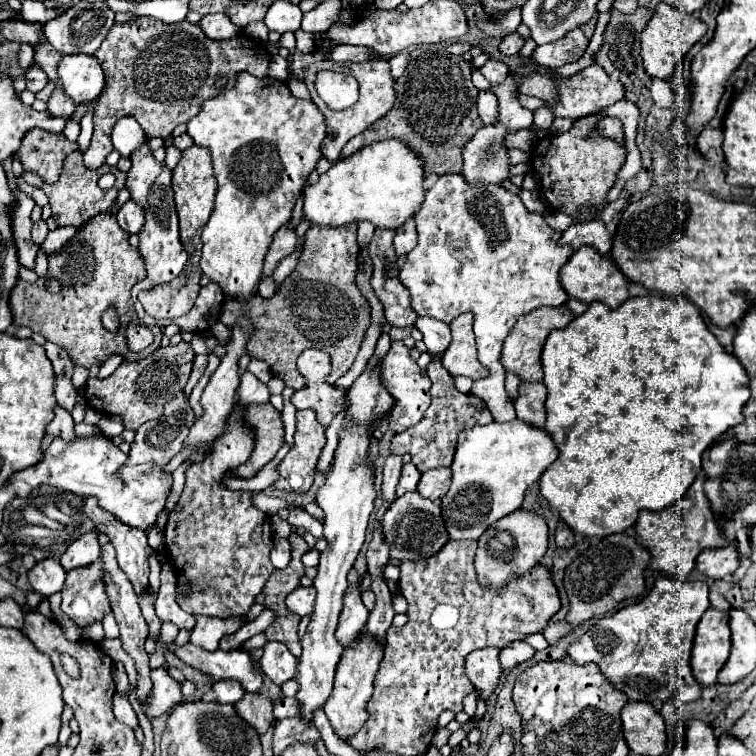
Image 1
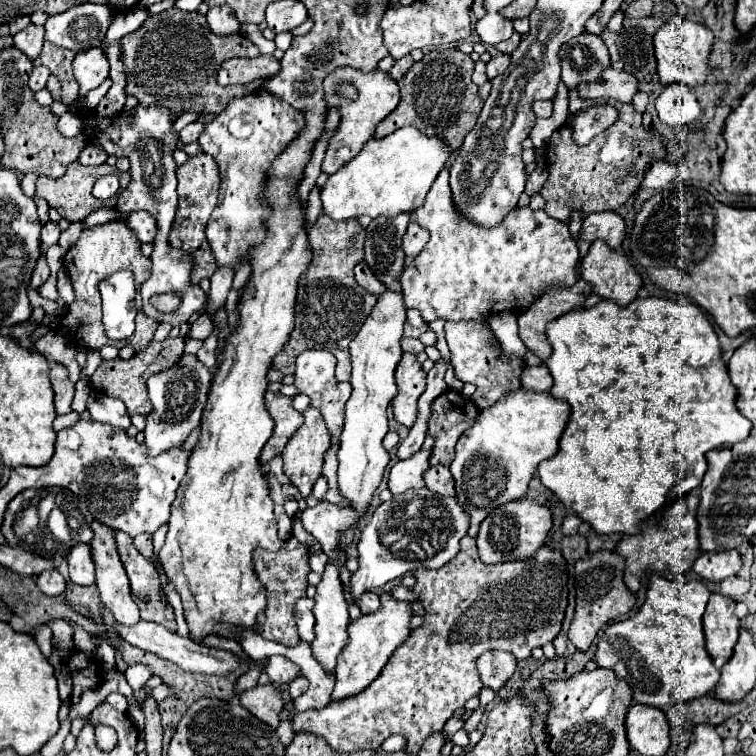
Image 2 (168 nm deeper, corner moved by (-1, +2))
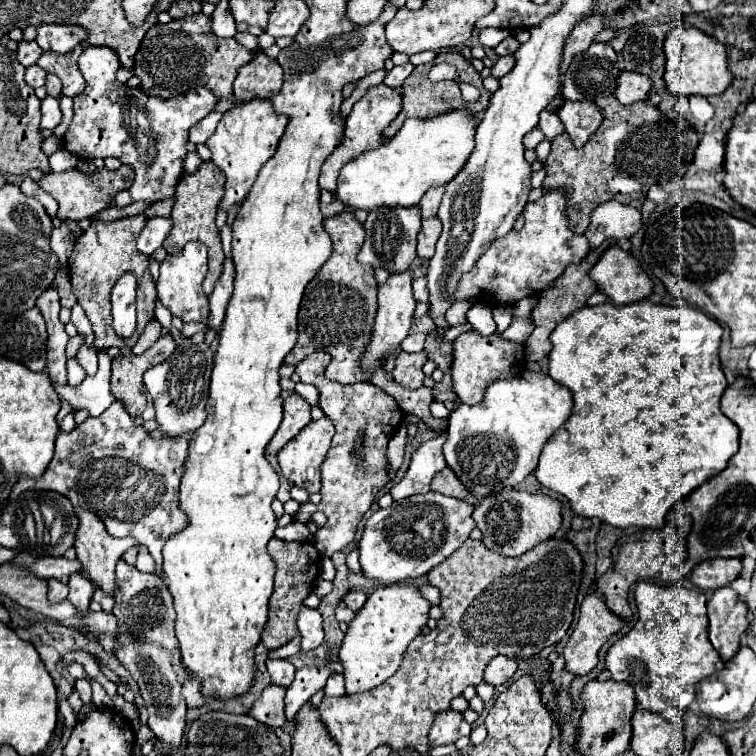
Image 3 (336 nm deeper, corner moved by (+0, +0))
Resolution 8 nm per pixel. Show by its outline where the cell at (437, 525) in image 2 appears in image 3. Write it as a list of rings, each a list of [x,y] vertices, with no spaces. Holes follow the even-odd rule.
[[[428,491],[426,495],[412,495],[410,499],[394,501],[390,507],[374,511],[366,521],[364,535],[358,543],[364,577],[380,585],[392,585],[426,575],[458,551],[468,539],[470,531],[476,527],[472,511],[474,507],[468,501],[434,491]]]

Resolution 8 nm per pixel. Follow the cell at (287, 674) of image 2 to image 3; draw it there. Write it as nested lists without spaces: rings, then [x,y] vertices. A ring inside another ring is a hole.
[[[276,659],[276,661],[266,661],[266,665],[268,665],[268,673],[270,673],[274,685],[288,687],[288,685],[294,681],[294,671],[296,671],[296,667],[294,667],[290,661],[286,661],[286,659]]]

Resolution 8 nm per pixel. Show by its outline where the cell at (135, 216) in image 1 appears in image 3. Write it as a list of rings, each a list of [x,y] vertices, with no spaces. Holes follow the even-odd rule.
[[[152,217],[146,221],[140,237],[138,237],[138,251],[152,255],[166,239],[166,235],[172,229],[170,217]]]

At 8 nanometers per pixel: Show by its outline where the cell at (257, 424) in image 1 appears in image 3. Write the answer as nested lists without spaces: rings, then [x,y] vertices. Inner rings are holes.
[[[282,391],[284,399],[284,419],[266,447],[268,455],[276,455],[294,435],[300,433],[302,427],[310,423],[310,405],[296,391]]]

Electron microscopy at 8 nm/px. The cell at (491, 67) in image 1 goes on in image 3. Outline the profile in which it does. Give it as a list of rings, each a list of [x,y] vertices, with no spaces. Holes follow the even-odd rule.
[[[506,55],[506,57],[498,57],[498,61],[494,63],[494,67],[492,67],[492,77],[496,77],[496,79],[500,79],[500,77],[504,77],[512,67],[514,67],[514,57],[512,55]]]

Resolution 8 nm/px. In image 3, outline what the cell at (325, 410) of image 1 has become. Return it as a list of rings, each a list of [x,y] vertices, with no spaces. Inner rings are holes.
[[[316,351],[302,359],[296,365],[296,373],[300,375],[302,383],[310,383],[320,391],[320,409],[330,417],[336,427],[336,435],[332,439],[332,447],[320,467],[322,473],[322,501],[318,503],[318,511],[322,511],[328,521],[326,525],[314,535],[314,547],[320,555],[330,557],[332,553],[344,549],[352,543],[356,535],[356,527],[364,513],[370,509],[374,495],[388,483],[386,475],[386,445],[390,437],[396,433],[398,423],[402,419],[402,411],[398,403],[380,387],[372,383],[356,383],[356,385],[340,385],[330,381],[324,371],[330,363],[330,355],[324,351]],[[358,431],[366,433],[366,447],[364,447],[364,465],[354,465],[350,459],[354,439]]]

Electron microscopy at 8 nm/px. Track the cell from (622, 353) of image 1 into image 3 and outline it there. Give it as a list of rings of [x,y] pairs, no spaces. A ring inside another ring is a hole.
[[[610,301],[596,305],[596,307],[582,307],[580,311],[574,311],[568,315],[550,335],[550,341],[554,349],[548,355],[548,375],[568,387],[574,395],[574,411],[572,417],[564,423],[564,429],[548,441],[548,445],[542,449],[540,463],[536,467],[536,479],[556,491],[562,493],[576,515],[582,517],[598,517],[602,523],[608,523],[618,529],[626,527],[646,527],[646,529],[662,529],[666,524],[666,515],[672,507],[690,495],[700,483],[708,481],[708,477],[716,475],[716,471],[722,471],[728,465],[728,459],[738,451],[738,439],[740,429],[732,425],[732,421],[720,411],[720,397],[724,389],[728,387],[728,381],[720,369],[718,359],[718,347],[722,339],[722,327],[710,319],[706,313],[702,313],[696,307],[678,307],[678,305],[656,305],[650,301],[636,301],[628,303],[624,307],[616,307]]]

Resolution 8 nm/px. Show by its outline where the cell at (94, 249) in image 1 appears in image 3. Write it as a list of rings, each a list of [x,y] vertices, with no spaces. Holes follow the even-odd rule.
[[[134,215],[134,217],[124,217],[118,221],[110,223],[92,223],[76,241],[74,251],[68,259],[68,273],[70,273],[70,283],[72,283],[72,293],[76,295],[78,303],[86,311],[86,317],[92,323],[94,331],[94,347],[103,349],[112,347],[113,329],[111,316],[110,292],[124,271],[132,271],[138,277],[138,327],[136,335],[132,339],[124,339],[120,347],[132,347],[146,325],[154,321],[154,305],[156,305],[156,291],[154,291],[154,279],[148,269],[148,257],[136,249],[138,235],[146,223],[144,215]]]

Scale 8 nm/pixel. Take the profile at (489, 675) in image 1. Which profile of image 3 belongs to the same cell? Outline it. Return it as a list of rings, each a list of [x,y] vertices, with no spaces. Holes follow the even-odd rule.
[[[498,655],[494,657],[486,669],[484,669],[484,681],[498,687],[498,685],[504,685],[512,679],[512,675],[516,673],[516,661],[510,659],[510,657],[504,657],[504,655]]]

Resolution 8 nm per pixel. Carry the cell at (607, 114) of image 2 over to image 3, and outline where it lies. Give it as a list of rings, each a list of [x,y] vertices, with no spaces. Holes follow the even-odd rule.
[[[564,101],[556,113],[564,123],[574,147],[582,147],[604,121],[604,115],[594,101]]]

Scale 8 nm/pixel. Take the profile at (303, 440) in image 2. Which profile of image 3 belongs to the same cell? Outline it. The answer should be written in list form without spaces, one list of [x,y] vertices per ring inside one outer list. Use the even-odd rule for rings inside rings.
[[[322,417],[318,421],[310,421],[290,443],[286,443],[278,451],[278,465],[288,483],[306,489],[310,495],[320,491],[320,465],[330,451],[332,437],[334,437],[334,425],[328,417]]]

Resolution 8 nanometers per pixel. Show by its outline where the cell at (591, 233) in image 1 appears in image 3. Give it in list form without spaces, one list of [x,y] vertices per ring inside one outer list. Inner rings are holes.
[[[606,201],[596,207],[590,215],[590,225],[584,237],[590,243],[590,249],[600,247],[604,241],[622,241],[630,239],[642,225],[640,209],[622,205],[616,201]]]

